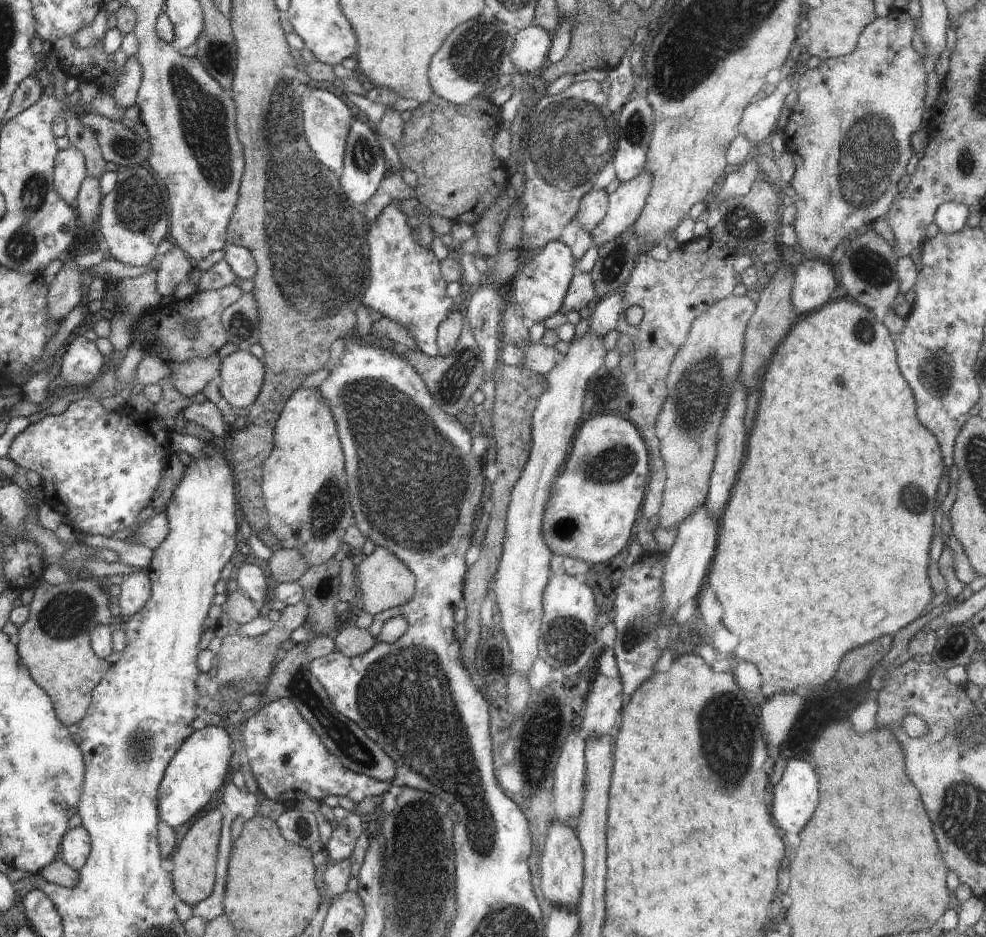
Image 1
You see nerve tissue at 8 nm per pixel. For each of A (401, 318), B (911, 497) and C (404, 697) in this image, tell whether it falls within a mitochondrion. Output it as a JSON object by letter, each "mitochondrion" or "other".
{"A":"other","B":"mitochondrion","C":"mitochondrion"}

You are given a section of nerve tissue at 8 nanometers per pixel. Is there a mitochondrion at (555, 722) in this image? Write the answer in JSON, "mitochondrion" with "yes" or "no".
{"mitochondrion":"no"}

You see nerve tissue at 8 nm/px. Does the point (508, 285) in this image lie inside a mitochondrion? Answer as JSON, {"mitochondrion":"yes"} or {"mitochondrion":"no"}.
{"mitochondrion":"no"}

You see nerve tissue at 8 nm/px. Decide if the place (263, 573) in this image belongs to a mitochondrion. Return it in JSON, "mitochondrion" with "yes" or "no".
{"mitochondrion":"no"}

